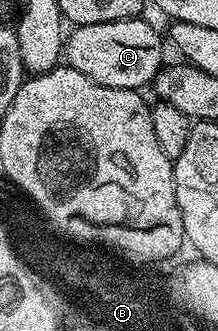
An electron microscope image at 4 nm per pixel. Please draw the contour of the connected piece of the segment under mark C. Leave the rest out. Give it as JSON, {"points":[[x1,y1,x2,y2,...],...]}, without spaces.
{"points":[[139,16,137,18,125,18,124,20,112,20,104,24,84,24,83,26,74,26,73,29,65,35,64,38,64,62,65,65,71,66,76,72,84,72,84,76,88,76,88,80,96,80,96,84,104,84,108,88,120,88,121,90,137,90,141,91,142,86,149,87,153,83,154,77,164,65,162,59,162,42,164,46,164,38,158,35,158,30,150,22,145,22,145,17]]}

